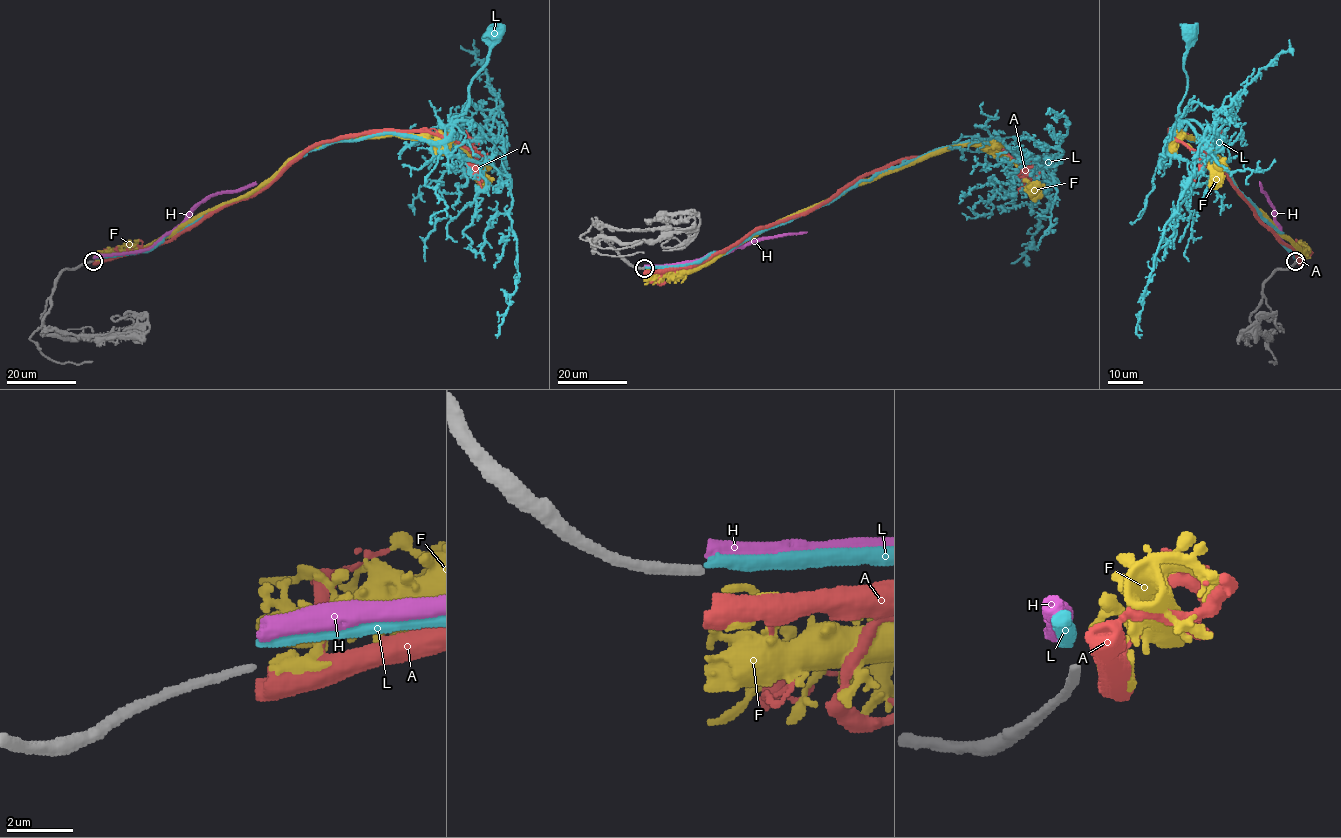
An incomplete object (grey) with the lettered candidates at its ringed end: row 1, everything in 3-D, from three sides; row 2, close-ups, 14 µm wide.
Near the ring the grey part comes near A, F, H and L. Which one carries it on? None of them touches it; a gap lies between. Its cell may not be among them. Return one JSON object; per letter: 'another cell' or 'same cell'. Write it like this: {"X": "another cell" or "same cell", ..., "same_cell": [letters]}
{"A": "another cell", "F": "another cell", "H": "another cell", "L": "another cell", "same_cell": []}

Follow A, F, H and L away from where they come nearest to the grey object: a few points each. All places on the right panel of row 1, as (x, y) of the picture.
A: (1298, 262), (1295, 253), (1255, 215), (1197, 141), (1183, 132), (1170, 132), (1197, 159), (1199, 170), (1185, 188)
F: (1298, 261), (1303, 256), (1211, 151), (1199, 140), (1176, 135), (1173, 141), (1210, 170), (1213, 188)
H: (1293, 258), (1280, 238), (1275, 210), (1259, 183)
L: (1295, 258), (1279, 239), (1281, 233), (1207, 149), (1177, 134), (1166, 141), (1186, 91), (1188, 30)

